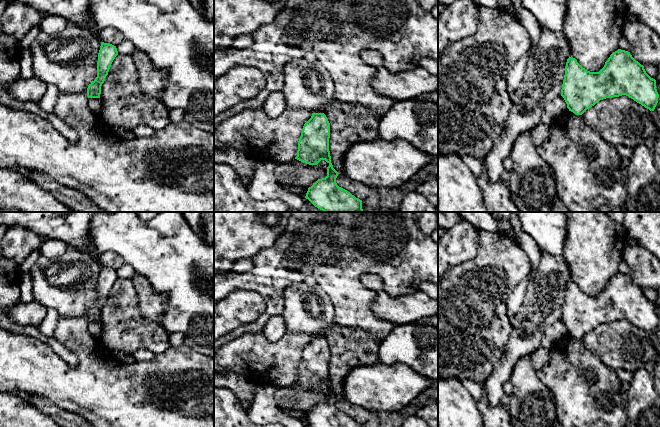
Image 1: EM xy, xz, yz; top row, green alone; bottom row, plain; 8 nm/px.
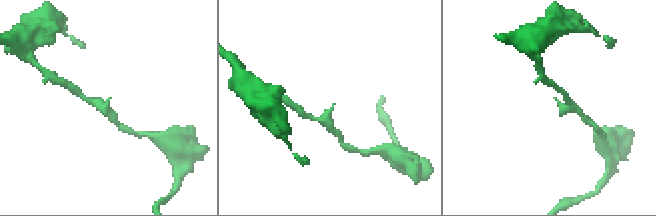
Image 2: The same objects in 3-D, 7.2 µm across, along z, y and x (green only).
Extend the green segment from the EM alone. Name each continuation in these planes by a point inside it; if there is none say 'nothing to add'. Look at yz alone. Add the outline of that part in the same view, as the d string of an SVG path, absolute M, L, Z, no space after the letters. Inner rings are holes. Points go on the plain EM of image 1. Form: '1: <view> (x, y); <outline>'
nothing to add

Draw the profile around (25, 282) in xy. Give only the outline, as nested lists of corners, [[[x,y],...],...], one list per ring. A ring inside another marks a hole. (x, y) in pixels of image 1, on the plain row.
[[[40,249],[34,250],[28,258],[22,263],[20,277],[18,281],[20,289],[20,301],[30,303],[34,301],[33,280],[30,269],[40,256]]]

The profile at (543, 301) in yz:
[[[541,250],[540,263],[513,319],[513,331],[505,352],[483,384],[491,407],[500,406],[505,395],[503,386],[510,381],[517,362],[536,352],[544,332],[561,320],[565,290],[571,280],[570,268],[563,256]]]

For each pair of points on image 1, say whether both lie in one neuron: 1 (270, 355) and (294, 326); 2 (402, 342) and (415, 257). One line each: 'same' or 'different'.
1: different
2: different

